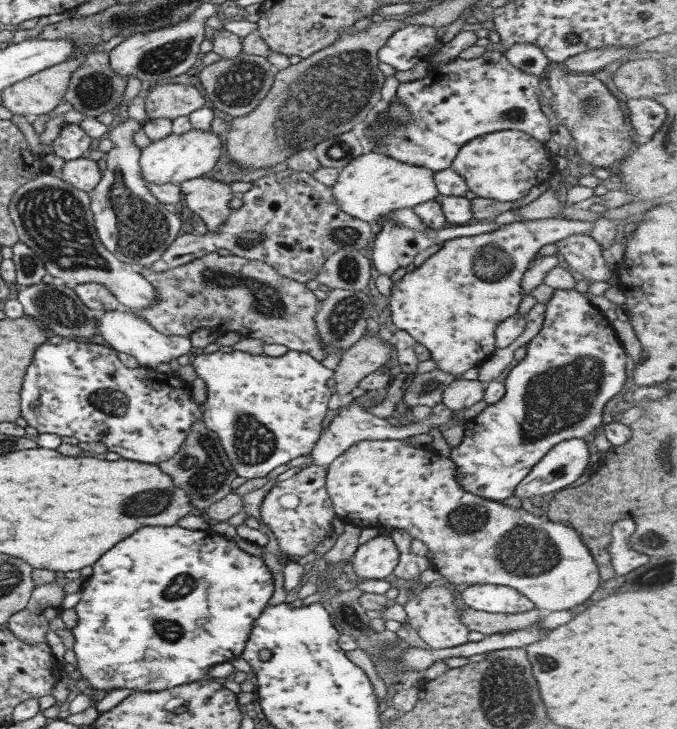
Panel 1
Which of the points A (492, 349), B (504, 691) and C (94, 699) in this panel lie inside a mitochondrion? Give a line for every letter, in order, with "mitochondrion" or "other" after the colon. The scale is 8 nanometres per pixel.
A: other
B: mitochondrion
C: other

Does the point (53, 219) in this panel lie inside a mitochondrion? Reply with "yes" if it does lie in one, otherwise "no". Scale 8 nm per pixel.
yes

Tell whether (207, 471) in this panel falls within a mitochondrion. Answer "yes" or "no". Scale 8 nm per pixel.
yes

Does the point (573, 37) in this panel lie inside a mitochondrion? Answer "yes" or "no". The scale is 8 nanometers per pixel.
no

